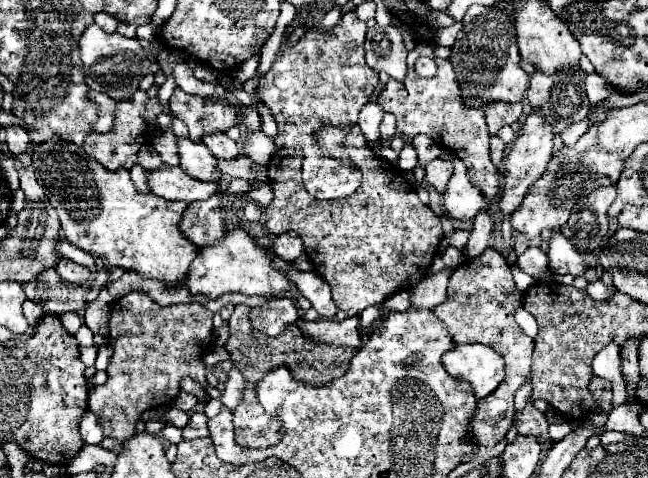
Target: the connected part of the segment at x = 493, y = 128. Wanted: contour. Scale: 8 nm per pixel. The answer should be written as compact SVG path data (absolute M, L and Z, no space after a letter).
M489 102L489 106L485 106L489 134L495 136L499 128L517 122L519 116L521 116L521 108L523 108L521 102L515 102L515 104L509 104L509 102Z

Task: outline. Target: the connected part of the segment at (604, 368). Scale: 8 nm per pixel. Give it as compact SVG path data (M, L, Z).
M615 342L598 352L592 362L594 375L609 380L613 388L613 408L626 402L627 392L621 372L620 347Z

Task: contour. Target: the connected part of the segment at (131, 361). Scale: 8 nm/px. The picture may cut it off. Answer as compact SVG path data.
M130 292L119 300L117 308L111 312L111 322L109 322L109 328L111 328L109 344L115 348L115 354L107 366L109 378L101 388L93 388L89 392L89 410L95 412L95 416L99 418L99 424L103 426L103 434L107 438L113 438L117 442L125 442L127 438L131 438L135 434L135 422L145 410L167 406L177 398L179 380L183 376L191 376L203 388L207 386L207 380L205 380L207 366L203 364L201 356L211 346L211 340L213 340L211 318L213 318L213 312L197 302L162 307L143 292Z

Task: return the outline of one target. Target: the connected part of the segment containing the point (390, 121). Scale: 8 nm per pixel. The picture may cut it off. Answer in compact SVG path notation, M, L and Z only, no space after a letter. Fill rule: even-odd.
M385 114L383 120L381 120L381 126L379 126L379 134L383 140L391 140L395 136L395 118L393 114Z

